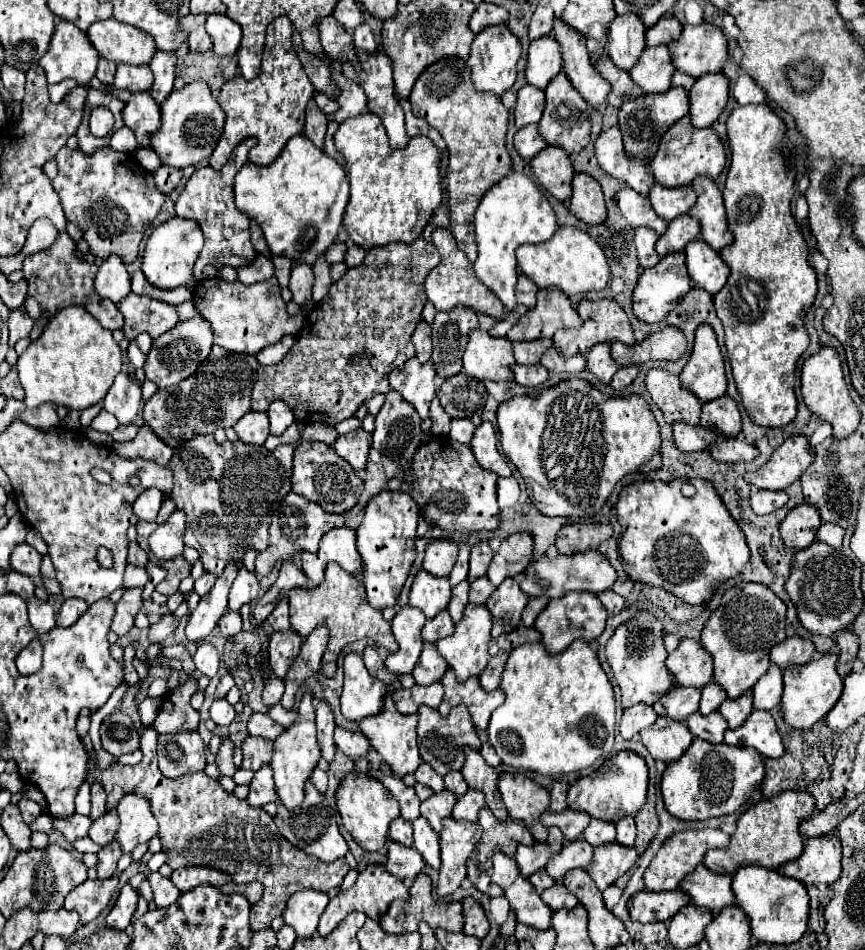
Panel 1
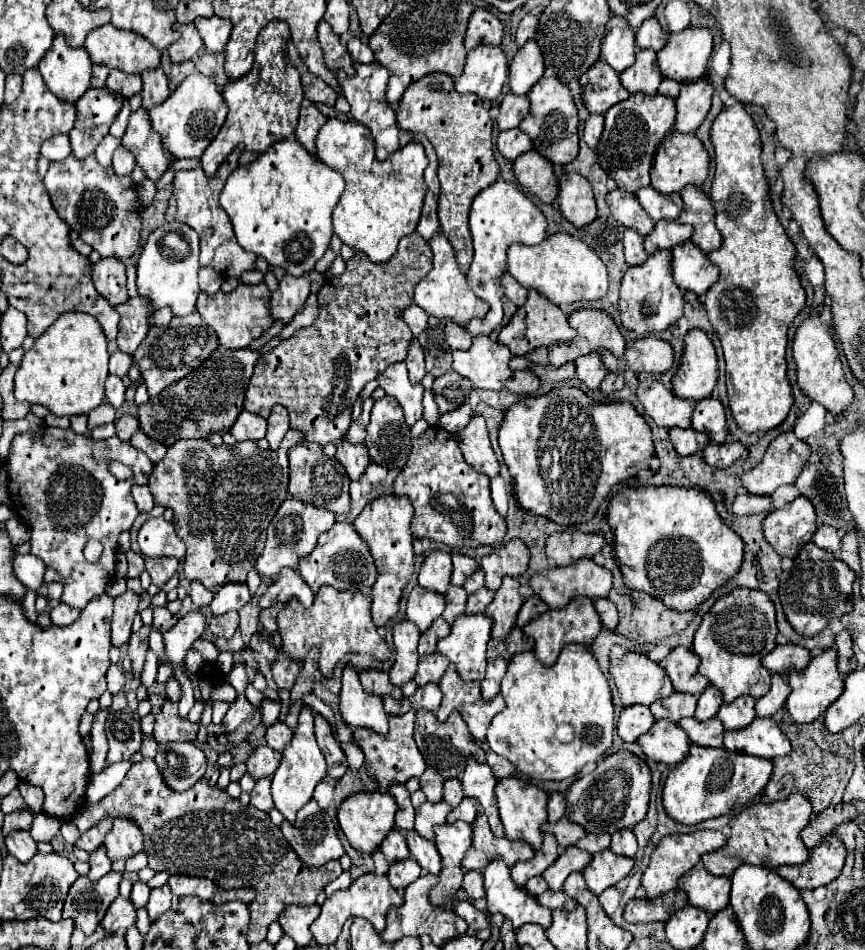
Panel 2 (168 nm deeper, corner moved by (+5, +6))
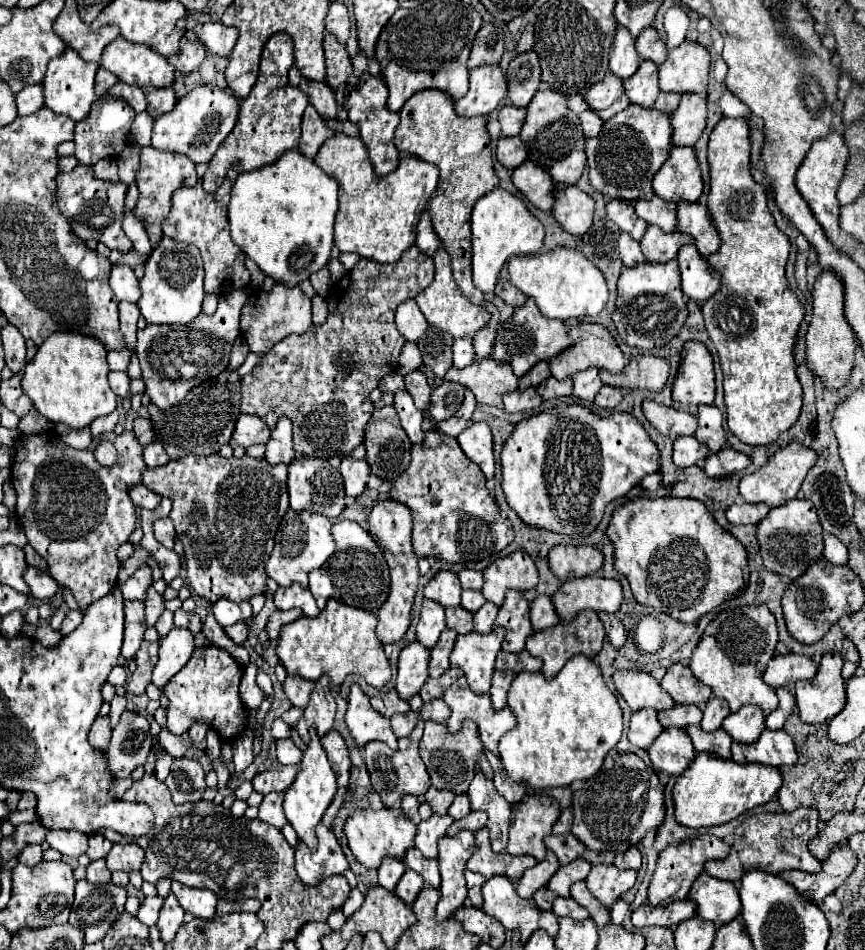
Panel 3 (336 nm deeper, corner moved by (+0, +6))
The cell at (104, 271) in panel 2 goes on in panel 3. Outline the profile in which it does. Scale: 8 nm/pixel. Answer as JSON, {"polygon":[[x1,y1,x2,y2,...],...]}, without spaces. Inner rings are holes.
{"polygon":[[114,264,112,274,110,274,110,288,116,296,118,302,128,300,136,302,140,298,140,288,138,288,138,278,134,276,130,266,124,264]]}

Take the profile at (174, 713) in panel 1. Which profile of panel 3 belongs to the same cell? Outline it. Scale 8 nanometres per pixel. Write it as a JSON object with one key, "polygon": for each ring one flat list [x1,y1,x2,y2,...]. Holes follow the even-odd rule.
{"polygon":[[162,730,158,738,160,738,160,744,164,746,164,750,166,750,172,758,182,758,182,756,188,752,188,748,190,748,188,732,182,734,182,736,174,736,174,734,170,734,168,730]]}

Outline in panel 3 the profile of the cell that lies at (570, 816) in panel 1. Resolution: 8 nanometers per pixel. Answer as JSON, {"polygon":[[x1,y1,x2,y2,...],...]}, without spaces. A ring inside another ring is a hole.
{"polygon":[[550,834,550,836,544,838,544,844,546,844,548,850,552,850,558,856,558,860,560,860,562,866,570,864,576,858,580,858,582,852,586,850,584,844,574,834,562,834,562,836]]}

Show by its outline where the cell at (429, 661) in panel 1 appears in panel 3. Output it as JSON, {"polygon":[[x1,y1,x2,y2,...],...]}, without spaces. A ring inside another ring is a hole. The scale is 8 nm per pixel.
{"polygon":[[448,668,448,672,442,678,438,678,438,680,428,678,428,682,420,690,422,702,430,702,430,700,436,700,436,698,442,698,442,692,446,692,446,688,450,688,454,684,454,680,458,680,460,676,462,676,462,672,458,668]]}

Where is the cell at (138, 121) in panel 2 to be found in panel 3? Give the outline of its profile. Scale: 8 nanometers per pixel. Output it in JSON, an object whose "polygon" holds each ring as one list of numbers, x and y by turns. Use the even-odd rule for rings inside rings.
{"polygon":[[148,146,148,148,142,148,142,154,140,156,142,156,142,164,140,164,140,170,138,170,138,176,136,176,140,198,136,202,134,216,136,218,142,218,146,222,146,232,148,232,150,244,152,244,152,248,156,248,160,244,160,240,162,240,160,222,170,212,172,194,178,188,184,188,184,186,190,188,190,186,194,186,198,182,198,176,196,176,196,170,194,170,192,160,186,158,186,156,182,156,182,154,160,152,160,150,154,150,152,146]]}

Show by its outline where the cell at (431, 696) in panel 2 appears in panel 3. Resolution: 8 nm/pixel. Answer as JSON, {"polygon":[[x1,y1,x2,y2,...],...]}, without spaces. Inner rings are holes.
{"polygon":[[432,700,428,704,424,704,418,712,418,718,422,720,434,720,434,722,440,722,444,724,450,716,450,708,444,704,444,700]]}

